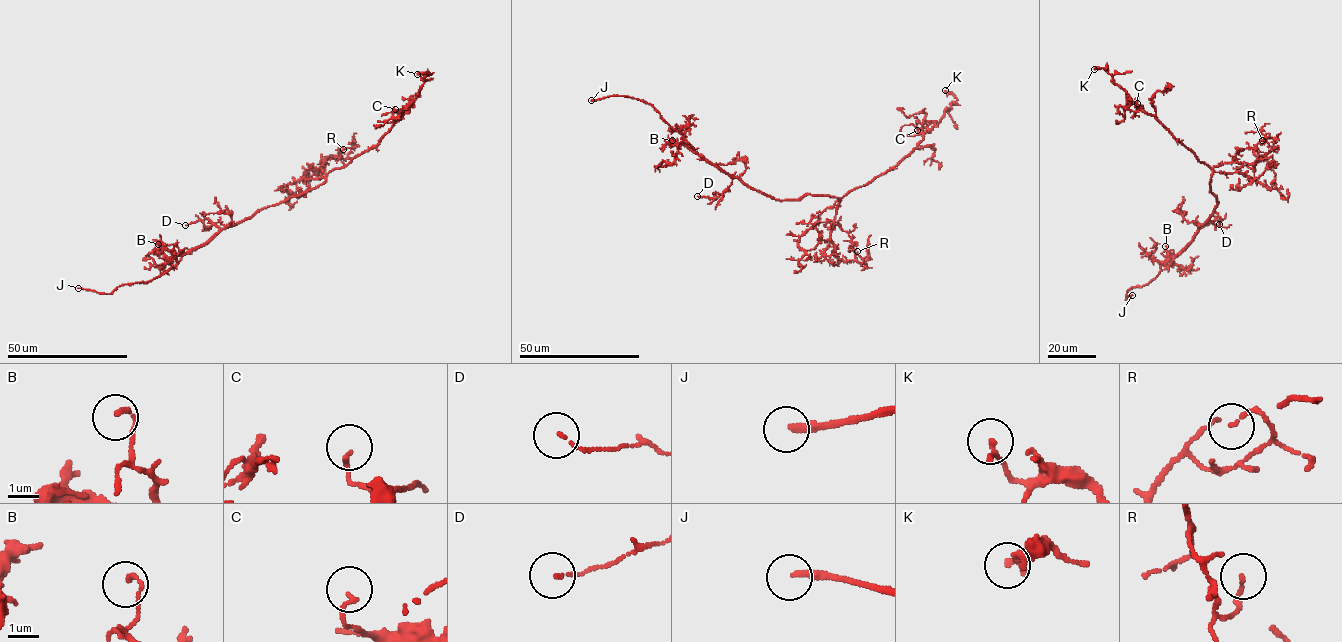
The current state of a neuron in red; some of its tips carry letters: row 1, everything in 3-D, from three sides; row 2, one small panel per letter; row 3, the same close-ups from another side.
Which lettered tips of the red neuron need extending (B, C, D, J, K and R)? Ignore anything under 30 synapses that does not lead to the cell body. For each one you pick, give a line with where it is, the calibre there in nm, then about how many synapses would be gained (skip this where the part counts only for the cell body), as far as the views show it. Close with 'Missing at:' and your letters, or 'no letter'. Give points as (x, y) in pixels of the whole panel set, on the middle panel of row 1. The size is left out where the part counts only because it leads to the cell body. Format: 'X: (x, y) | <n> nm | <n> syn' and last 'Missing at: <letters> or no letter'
J: (591, 100) | 220 nm
Missing at: J

